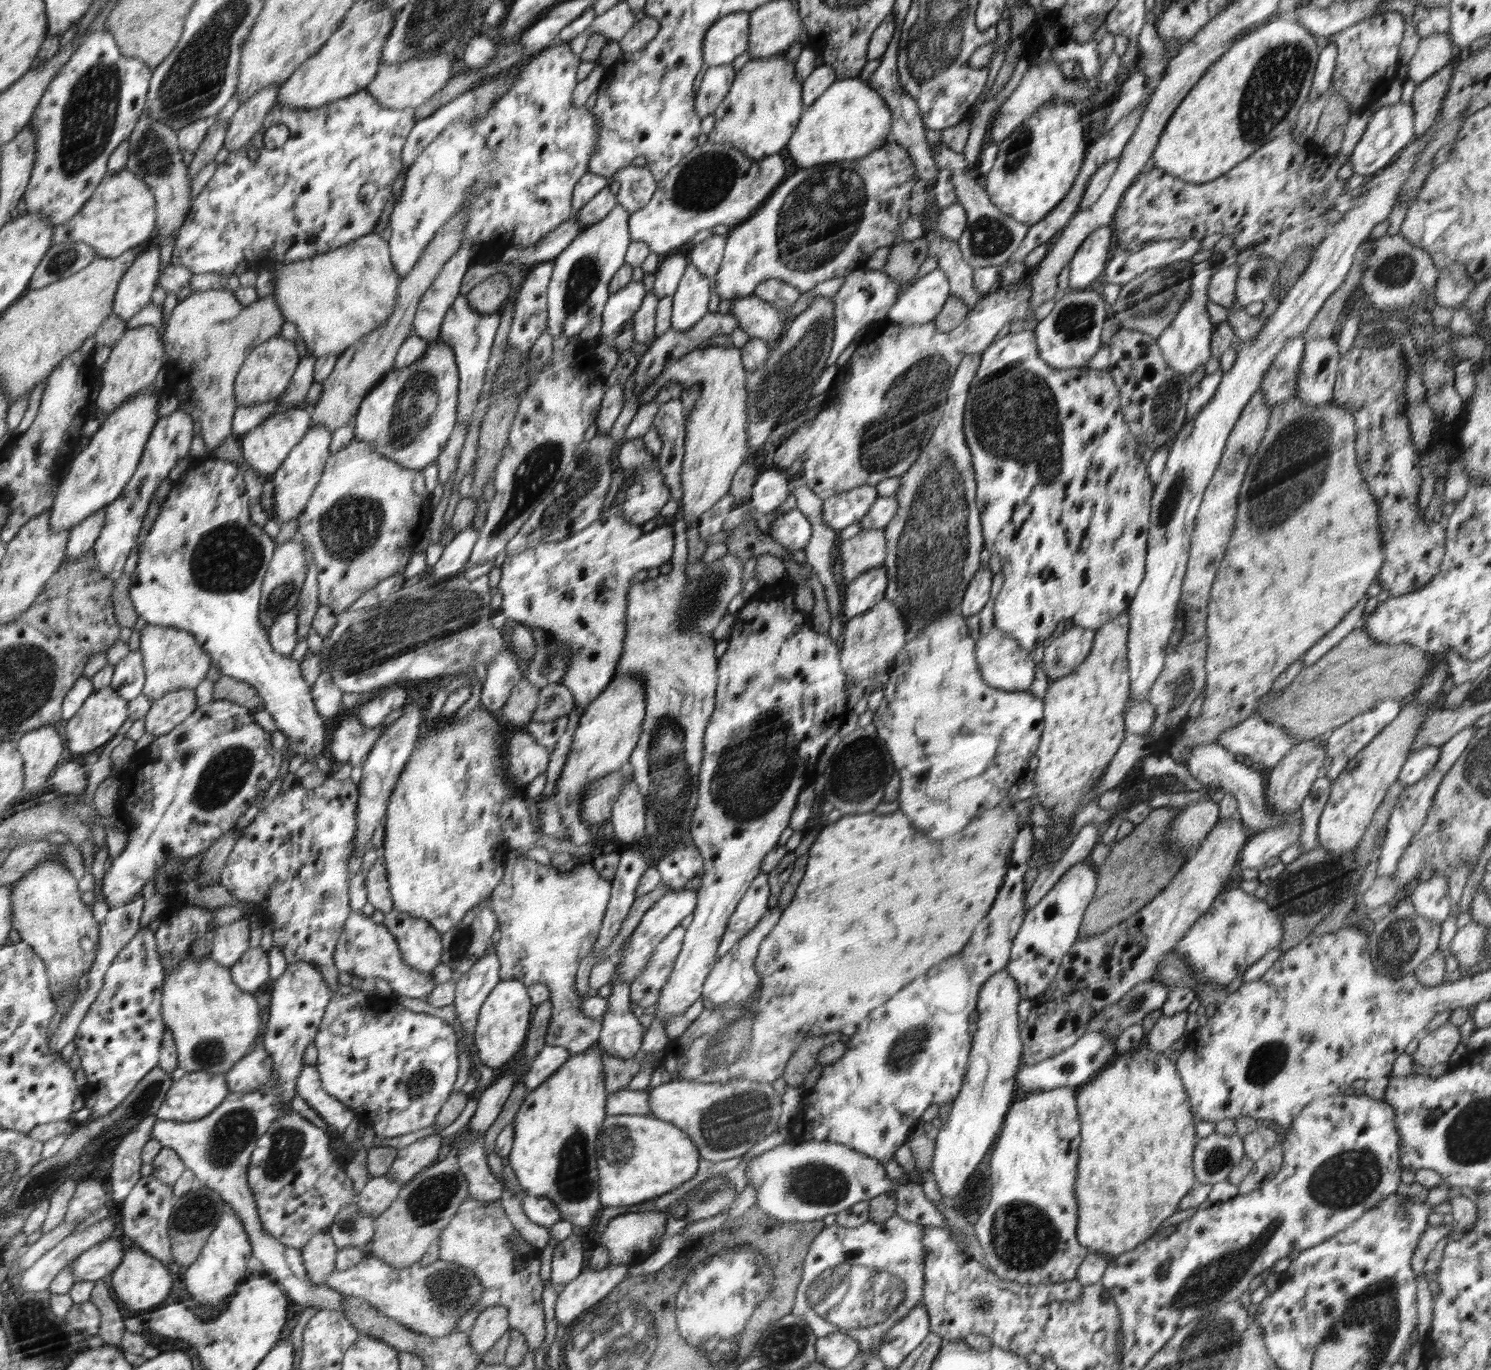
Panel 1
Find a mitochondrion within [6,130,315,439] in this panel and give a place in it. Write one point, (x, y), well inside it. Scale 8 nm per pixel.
(61, 261)

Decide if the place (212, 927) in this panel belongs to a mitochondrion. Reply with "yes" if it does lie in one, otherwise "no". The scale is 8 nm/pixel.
no

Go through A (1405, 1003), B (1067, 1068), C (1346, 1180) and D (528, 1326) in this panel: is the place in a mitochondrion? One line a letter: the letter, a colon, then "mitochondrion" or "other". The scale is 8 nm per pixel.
A: other
B: other
C: mitochondrion
D: other

